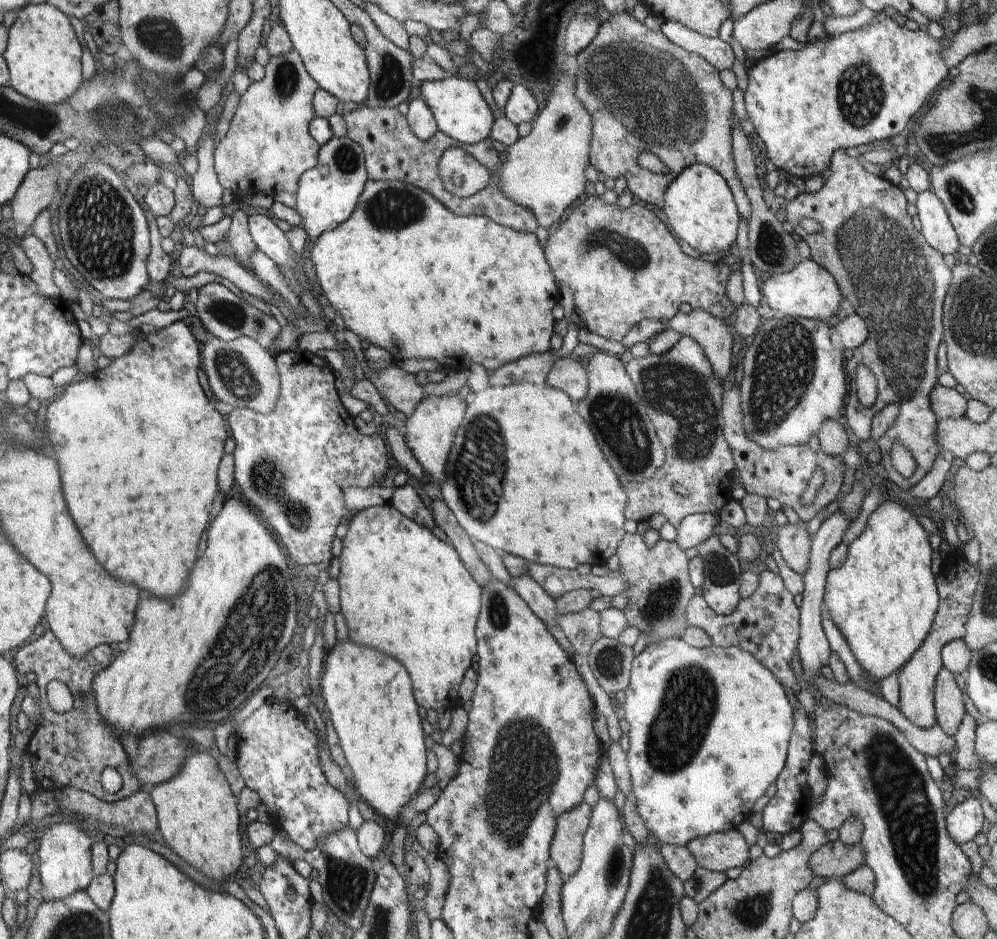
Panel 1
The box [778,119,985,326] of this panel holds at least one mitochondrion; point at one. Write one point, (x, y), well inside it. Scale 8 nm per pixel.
(961, 199)

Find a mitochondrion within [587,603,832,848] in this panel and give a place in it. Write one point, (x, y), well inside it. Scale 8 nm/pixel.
(692, 687)

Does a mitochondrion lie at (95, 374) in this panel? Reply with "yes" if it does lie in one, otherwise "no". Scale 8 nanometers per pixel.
no

